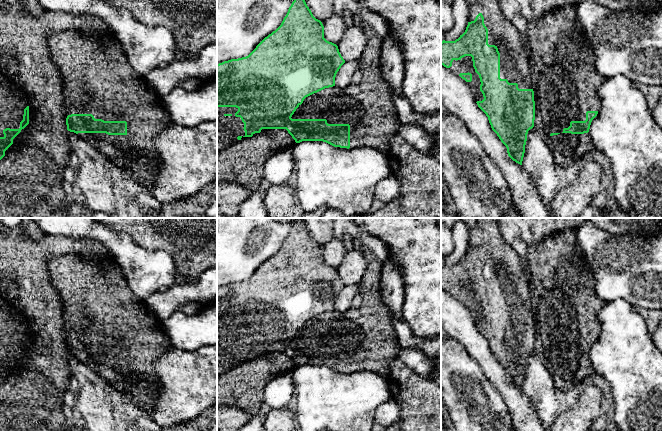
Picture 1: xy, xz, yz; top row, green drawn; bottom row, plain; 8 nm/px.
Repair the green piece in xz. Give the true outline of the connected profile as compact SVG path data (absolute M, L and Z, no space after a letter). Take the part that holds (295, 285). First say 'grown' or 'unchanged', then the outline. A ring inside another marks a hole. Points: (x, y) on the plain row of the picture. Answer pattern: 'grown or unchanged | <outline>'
grown | M299 218L281 249L248 280L217 288L217 376L262 353L286 353L296 367L323 365L349 373L349 348L291 342L306 321L335 310L336 298L344 287L338 270L324 262L322 246L313 240Z

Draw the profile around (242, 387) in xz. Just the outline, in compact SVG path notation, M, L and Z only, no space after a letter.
M262 353L252 361L242 361L238 366L217 376L217 407L227 405L240 408L254 415L264 402L266 385L283 371L292 371L296 366L286 353Z

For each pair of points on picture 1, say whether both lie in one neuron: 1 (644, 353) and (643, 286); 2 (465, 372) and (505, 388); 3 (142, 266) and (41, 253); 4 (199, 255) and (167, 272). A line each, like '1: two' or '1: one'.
1: one
2: two
3: two
4: two

